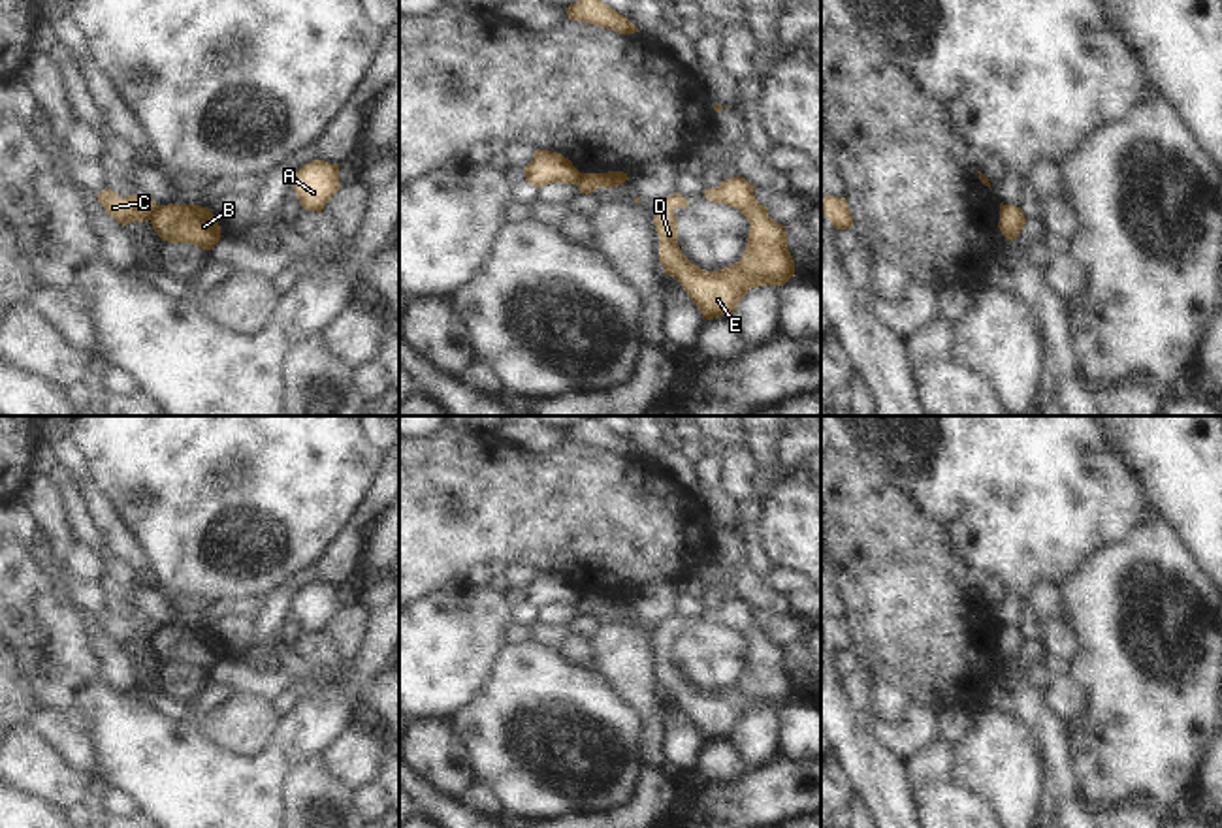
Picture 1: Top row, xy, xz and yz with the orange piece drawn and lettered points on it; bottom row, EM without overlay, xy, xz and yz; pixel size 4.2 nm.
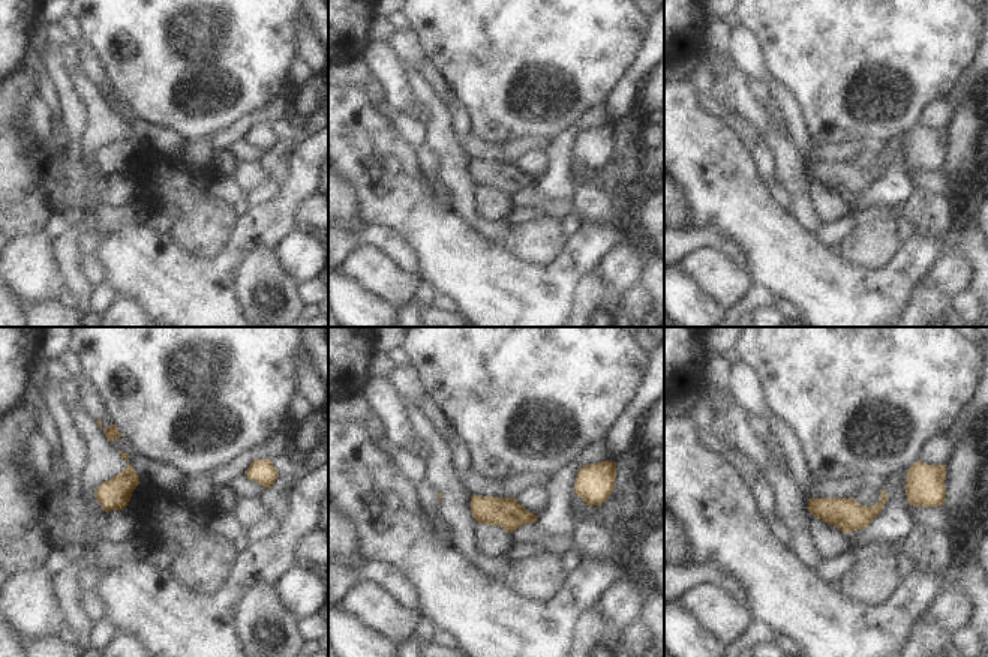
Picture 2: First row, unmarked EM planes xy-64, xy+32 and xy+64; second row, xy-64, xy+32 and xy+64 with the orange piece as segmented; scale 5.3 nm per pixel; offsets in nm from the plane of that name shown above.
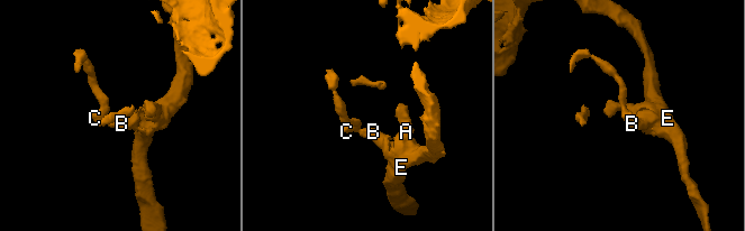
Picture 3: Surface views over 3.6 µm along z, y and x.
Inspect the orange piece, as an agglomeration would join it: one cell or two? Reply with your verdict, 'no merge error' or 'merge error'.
merge error

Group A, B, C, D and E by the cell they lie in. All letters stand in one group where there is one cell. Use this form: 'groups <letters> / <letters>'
groups A B D E / C

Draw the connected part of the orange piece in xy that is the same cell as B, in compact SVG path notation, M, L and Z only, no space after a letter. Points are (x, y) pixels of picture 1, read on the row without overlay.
M160 627L151 645L158 659L168 664L190 664L211 672L220 662L217 638L201 627Z

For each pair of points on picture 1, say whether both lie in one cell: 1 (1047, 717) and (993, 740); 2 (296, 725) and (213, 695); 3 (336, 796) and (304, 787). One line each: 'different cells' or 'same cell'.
1: different cells
2: different cells
3: same cell

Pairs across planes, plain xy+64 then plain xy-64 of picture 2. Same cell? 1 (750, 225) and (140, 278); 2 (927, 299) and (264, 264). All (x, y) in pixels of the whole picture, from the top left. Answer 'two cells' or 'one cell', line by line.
1: one cell
2: one cell

